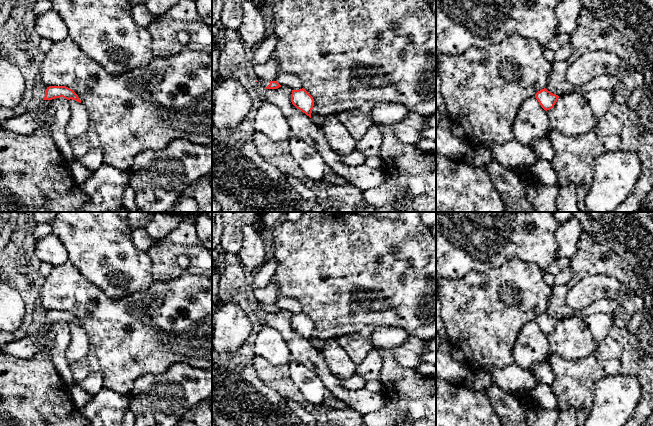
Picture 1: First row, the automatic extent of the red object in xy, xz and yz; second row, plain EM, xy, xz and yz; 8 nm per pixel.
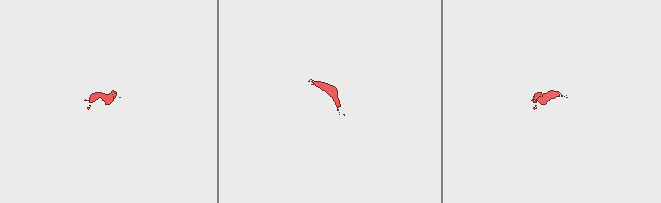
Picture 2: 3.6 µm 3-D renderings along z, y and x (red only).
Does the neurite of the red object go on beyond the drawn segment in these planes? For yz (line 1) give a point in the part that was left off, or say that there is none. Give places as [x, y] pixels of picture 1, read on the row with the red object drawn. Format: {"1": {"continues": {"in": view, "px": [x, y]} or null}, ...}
{"1": {"continues": null}}

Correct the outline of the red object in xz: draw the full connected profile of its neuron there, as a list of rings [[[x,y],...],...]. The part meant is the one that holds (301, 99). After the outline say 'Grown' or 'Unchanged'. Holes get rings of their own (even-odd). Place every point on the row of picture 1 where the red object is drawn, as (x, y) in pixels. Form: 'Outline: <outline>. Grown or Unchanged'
Outline: [[[305,89],[292,90],[291,102],[297,109],[311,118],[314,99]]]. Unchanged

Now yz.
Outline: [[[546,88],[538,91],[535,97],[541,107],[546,111],[552,109],[559,98],[558,95],[551,93]]]. Unchanged

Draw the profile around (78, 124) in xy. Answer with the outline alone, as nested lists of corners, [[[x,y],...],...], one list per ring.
[[[68,100],[71,116],[66,126],[66,133],[70,140],[83,135],[89,128],[90,117],[86,107],[75,100]]]

